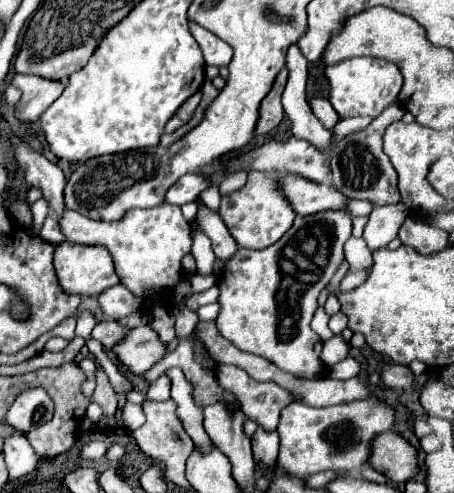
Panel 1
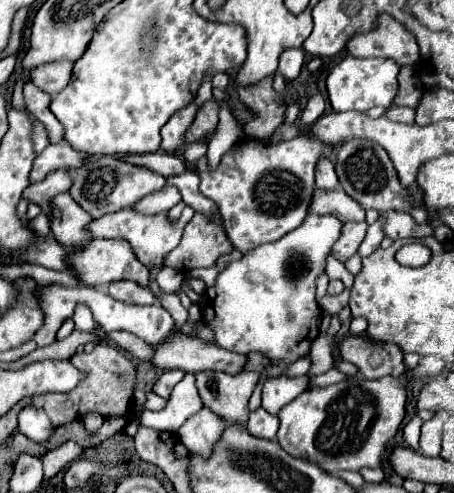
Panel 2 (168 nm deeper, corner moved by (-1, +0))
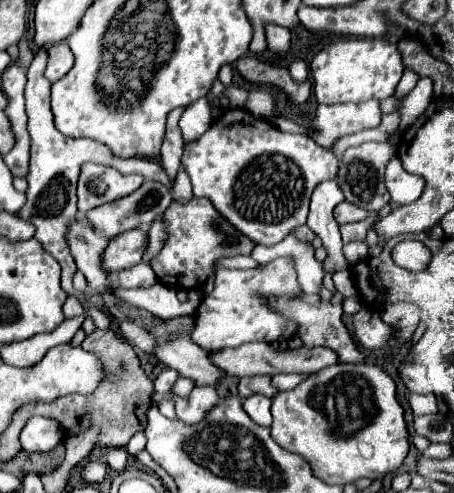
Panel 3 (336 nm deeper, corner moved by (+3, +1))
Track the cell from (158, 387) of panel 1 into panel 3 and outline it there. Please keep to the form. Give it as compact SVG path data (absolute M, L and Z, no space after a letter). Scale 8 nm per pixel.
M166 368L166 370L154 380L154 390L156 390L156 392L162 392L162 394L170 392L170 390L172 390L172 384L176 382L176 378L178 378L178 372L172 370L172 368Z

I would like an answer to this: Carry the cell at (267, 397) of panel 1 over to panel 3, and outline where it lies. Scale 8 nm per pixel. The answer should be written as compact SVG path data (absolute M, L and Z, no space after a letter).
M252 376L252 378L240 378L238 390L242 398L254 396L254 394L264 394L268 398L274 398L278 392L272 388L272 376Z

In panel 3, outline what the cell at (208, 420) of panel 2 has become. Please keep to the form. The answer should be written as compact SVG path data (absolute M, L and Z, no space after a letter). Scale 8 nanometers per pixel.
M196 386L192 390L192 394L190 394L188 400L182 400L182 398L174 396L172 392L170 394L158 394L158 392L154 394L156 402L160 402L162 398L174 398L174 402L176 402L176 414L178 414L178 418L184 424L198 424L220 402L216 390L210 388L210 386L204 386L204 388Z

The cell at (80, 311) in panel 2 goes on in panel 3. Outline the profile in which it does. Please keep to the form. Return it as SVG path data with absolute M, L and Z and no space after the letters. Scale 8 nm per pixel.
M40 48L34 56L32 66L28 68L28 84L26 84L26 114L28 114L28 132L32 138L32 150L30 150L30 172L28 172L28 190L26 190L26 204L20 210L20 216L36 226L36 238L42 242L44 250L50 252L58 264L62 266L62 288L68 296L76 296L82 304L86 304L88 294L76 290L72 286L72 274L76 272L76 264L70 256L68 244L66 244L66 226L78 216L76 210L76 182L80 174L80 166L84 162L98 162L98 164L110 164L122 174L140 174L146 180L162 182L164 186L172 188L174 182L168 178L164 168L158 162L152 162L148 158L120 158L114 156L104 144L94 142L90 138L70 138L64 136L54 126L54 116L50 110L50 82L44 78L46 68L46 50Z

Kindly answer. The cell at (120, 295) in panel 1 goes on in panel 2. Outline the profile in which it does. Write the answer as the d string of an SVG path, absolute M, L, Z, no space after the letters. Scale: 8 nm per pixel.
M114 281L108 285L108 293L124 303L136 303L136 305L152 305L154 295L148 287L142 287L134 281Z

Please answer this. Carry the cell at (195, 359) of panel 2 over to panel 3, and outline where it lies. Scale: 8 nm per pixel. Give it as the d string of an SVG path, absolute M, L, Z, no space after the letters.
M254 342L244 344L238 348L222 348L216 352L208 352L212 364L216 364L220 370L224 370L228 376L260 376L260 374L282 374L282 372L300 372L300 374L314 374L322 368L338 364L338 356L328 348L298 348L298 350L274 350L266 342Z

